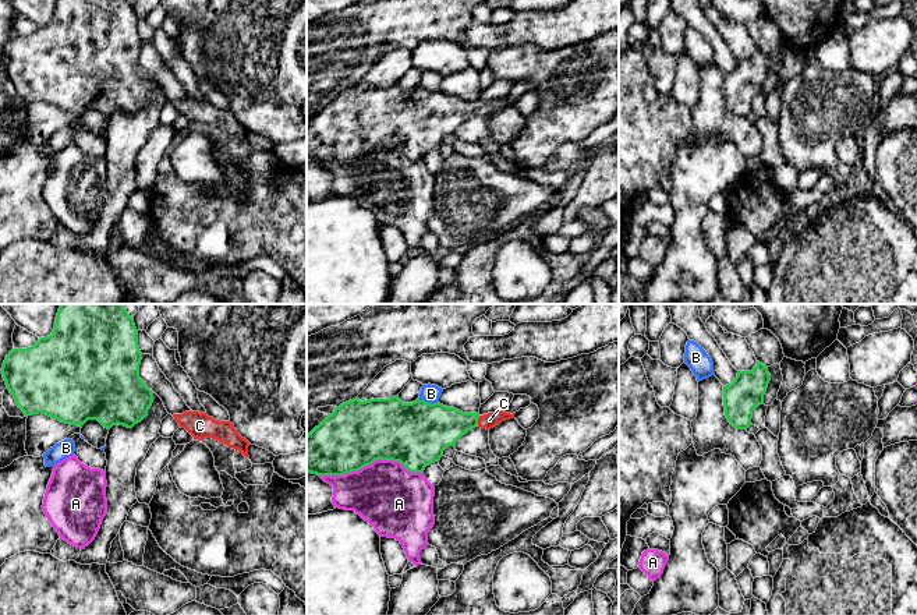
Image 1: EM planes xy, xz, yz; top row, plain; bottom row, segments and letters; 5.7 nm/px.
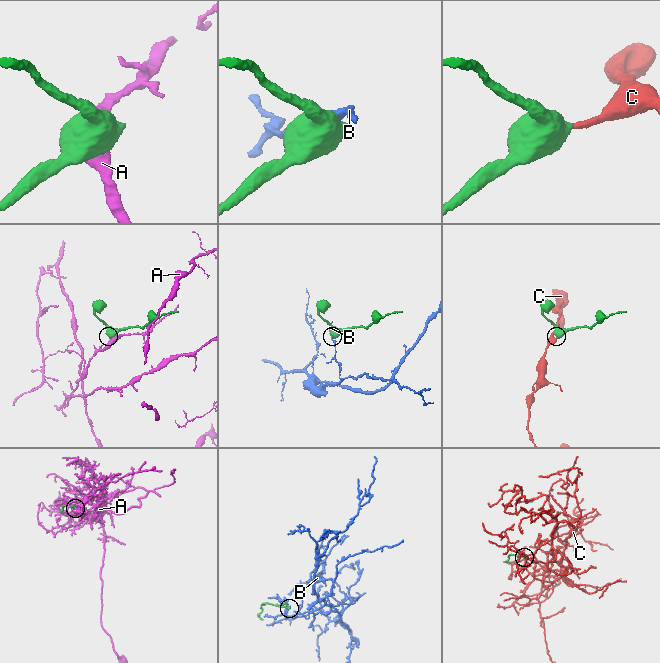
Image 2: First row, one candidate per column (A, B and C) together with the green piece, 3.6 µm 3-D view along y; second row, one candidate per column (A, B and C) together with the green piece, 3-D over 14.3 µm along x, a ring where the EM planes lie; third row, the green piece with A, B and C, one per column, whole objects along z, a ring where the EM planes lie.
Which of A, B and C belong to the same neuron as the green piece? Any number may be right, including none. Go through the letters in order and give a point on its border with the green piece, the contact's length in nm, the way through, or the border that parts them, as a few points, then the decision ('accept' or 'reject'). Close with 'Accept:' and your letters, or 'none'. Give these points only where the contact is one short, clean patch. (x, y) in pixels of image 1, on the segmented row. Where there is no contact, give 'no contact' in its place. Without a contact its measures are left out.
A: meets green in xz at (371, 463); contact 600 nm long; reject
B: meets green in xz at (427, 402); contact 120 nm long; border along xz (418, 398), (436, 403); reject
C: meets green in xz at (477, 420); contact 60 nm long; runs through xz (435, 427), (477, 420), (489, 420); accept
Accept: C

